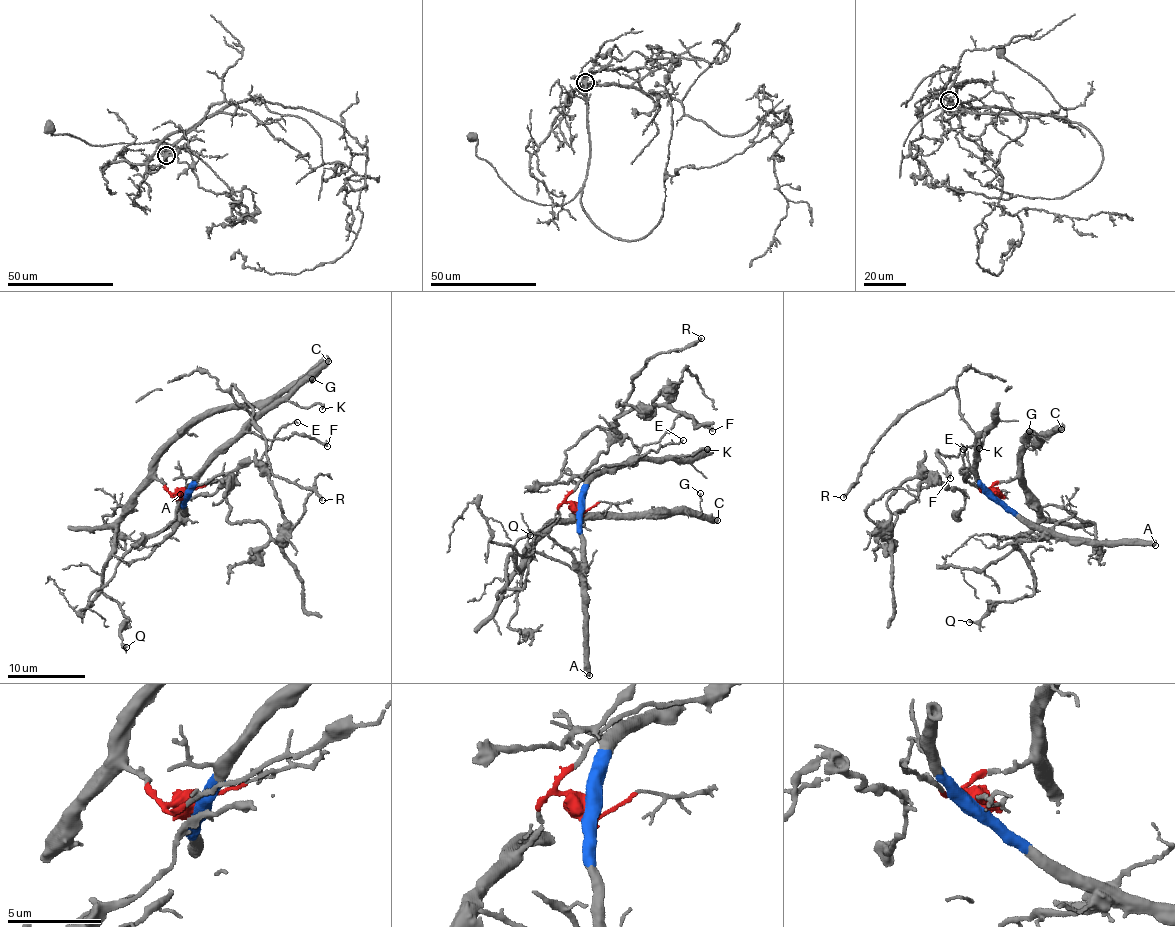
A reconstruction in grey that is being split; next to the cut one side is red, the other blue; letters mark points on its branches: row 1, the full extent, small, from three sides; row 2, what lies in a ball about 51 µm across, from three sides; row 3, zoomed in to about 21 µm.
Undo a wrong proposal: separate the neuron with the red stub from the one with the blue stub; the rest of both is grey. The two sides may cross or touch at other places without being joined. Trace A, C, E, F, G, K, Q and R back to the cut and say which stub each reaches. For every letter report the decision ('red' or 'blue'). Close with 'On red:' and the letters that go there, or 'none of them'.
A: blue
C: red
E: red
F: blue
G: red
K: blue
Q: red
R: blue
On red: C, E, G, Q

